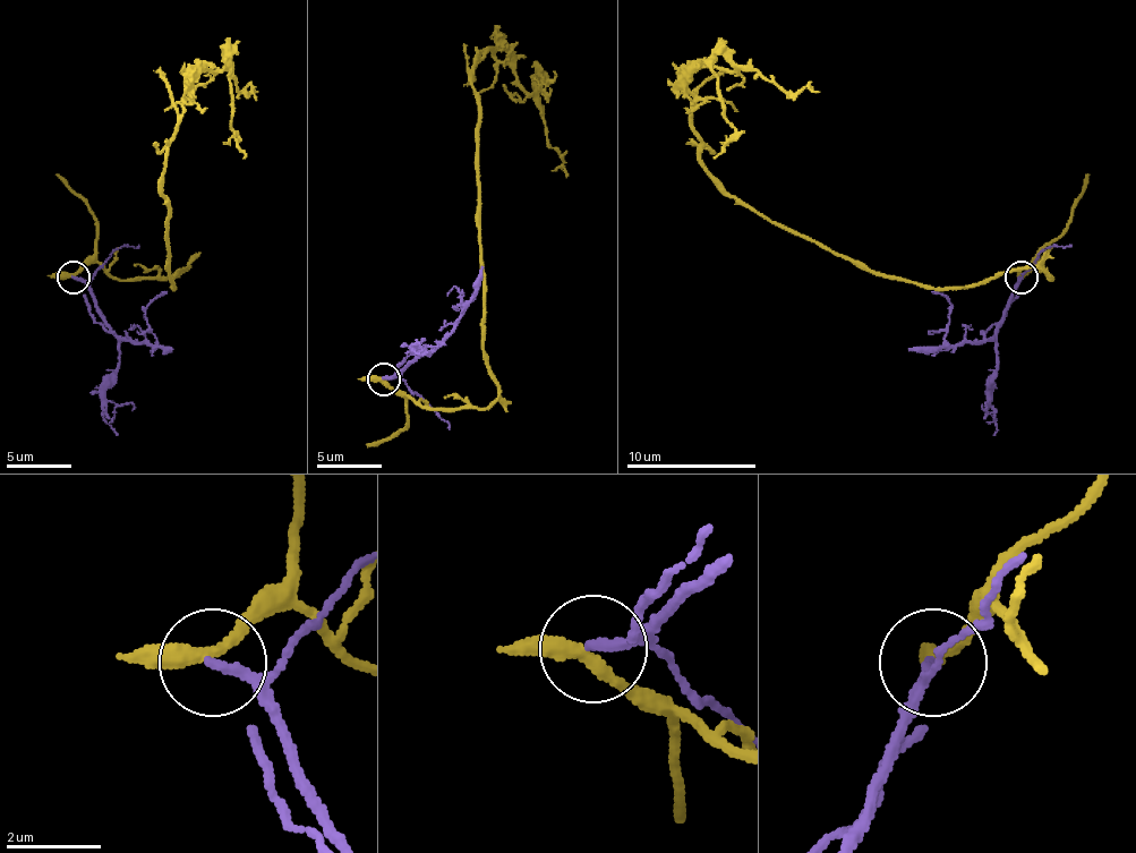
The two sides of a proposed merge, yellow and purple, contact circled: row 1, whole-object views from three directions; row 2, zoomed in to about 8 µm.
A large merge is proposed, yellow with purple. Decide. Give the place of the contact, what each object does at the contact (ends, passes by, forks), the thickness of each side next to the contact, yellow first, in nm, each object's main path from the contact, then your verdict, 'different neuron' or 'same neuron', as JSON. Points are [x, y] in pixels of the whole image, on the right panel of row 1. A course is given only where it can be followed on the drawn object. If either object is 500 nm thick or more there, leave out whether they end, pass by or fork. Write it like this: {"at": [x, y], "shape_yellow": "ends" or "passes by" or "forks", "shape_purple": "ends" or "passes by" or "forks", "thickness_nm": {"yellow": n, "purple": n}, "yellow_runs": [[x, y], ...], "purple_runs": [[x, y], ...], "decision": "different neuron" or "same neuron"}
{"at": [1021, 276], "shape_yellow": "passes by", "shape_purple": "ends", "thickness_nm": {"yellow": 280, "purple": 220}, "yellow_runs": [[1019, 274], [1049, 281], [919, 288], [731, 196], [688, 83], [737, 69], [720, 53], [734, 135], [714, 158]], "purple_runs": [[1019, 278], [997, 333], [955, 346], [945, 340], [951, 307], [932, 291]], "decision": "different neuron"}

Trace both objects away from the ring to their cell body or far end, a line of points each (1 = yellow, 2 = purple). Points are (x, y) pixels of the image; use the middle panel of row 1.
1: (383, 377), (432, 407), (497, 398), (477, 59), (497, 45), (529, 95), (539, 69), (543, 92), (552, 71)
2: (383, 377), (396, 375), (409, 361), (425, 355), (468, 303), (454, 306), (458, 309), (477, 290)

